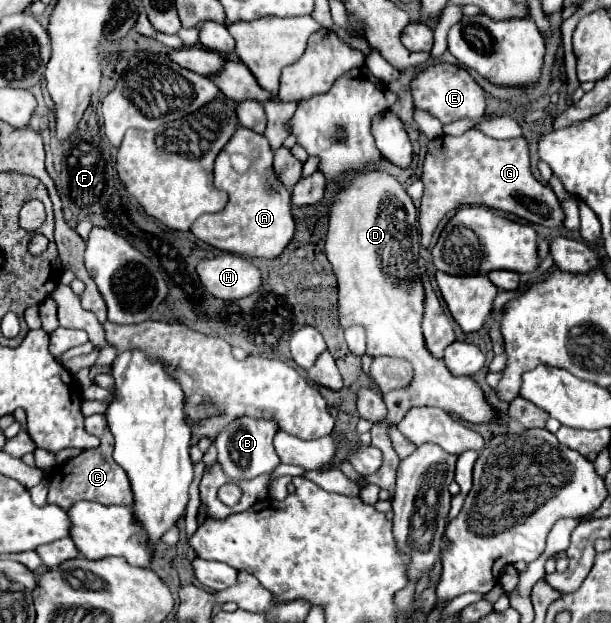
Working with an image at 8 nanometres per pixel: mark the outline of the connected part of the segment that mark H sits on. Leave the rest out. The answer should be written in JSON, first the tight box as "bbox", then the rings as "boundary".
{"bbox":[196,253,262,301],"boundary":[[[232,253],[202,259],[196,273],[210,295],[228,301],[252,295],[262,283],[260,271],[248,259]]]}

